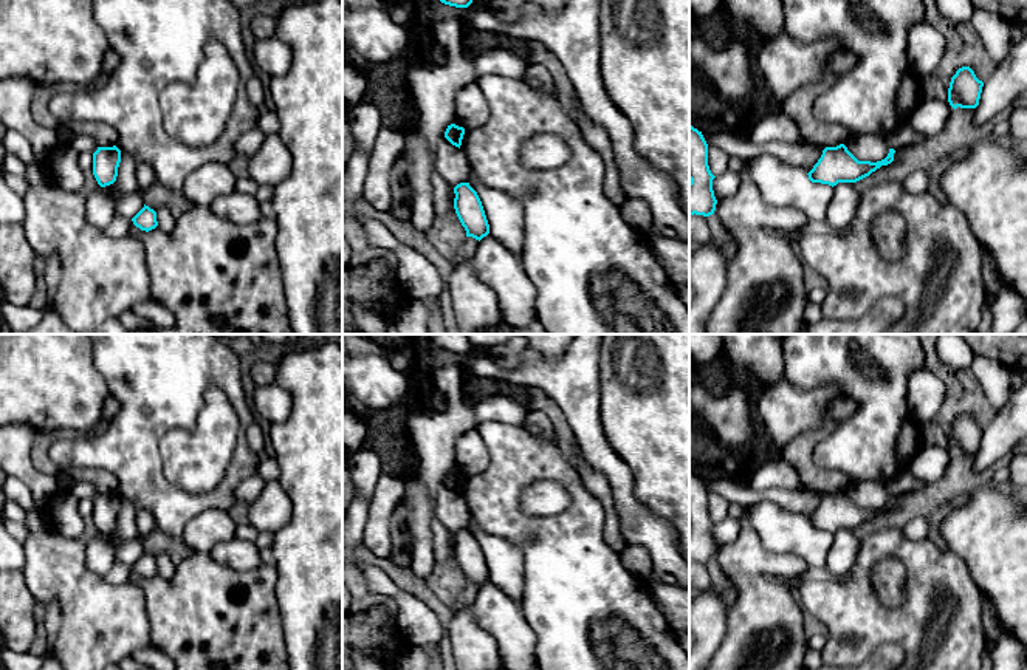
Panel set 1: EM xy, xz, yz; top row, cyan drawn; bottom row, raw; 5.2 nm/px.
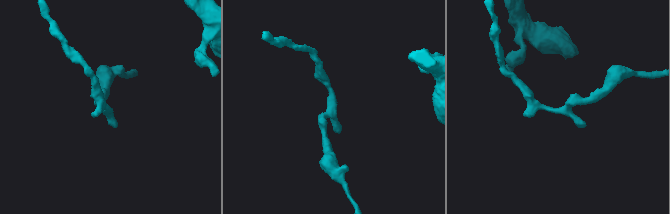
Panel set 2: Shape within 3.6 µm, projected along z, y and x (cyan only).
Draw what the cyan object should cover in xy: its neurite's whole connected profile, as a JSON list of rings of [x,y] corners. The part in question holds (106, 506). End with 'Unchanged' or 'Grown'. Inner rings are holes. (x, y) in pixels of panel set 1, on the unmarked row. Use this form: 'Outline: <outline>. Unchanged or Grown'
Outline: [[[116,492],[98,494],[93,500],[93,521],[101,534],[116,528],[119,509],[121,497]]]. Unchanged

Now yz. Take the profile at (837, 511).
Outline: [[[844,491],[826,494],[821,504],[807,521],[812,529],[829,531],[832,534],[838,529],[857,529],[881,512],[891,511],[894,500],[895,497],[889,495],[884,506],[871,509],[858,508]]]. Unchanged

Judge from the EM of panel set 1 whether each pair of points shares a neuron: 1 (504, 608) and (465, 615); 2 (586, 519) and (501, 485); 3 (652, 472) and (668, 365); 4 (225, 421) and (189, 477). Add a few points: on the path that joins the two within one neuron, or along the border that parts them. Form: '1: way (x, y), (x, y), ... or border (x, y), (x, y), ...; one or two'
1: border (468, 605), (474, 619), (494, 641); two
2: way (561, 525), (527, 525), (511, 509); one
3: way (668, 446), (668, 392); one
4: way (216, 435), (195, 463); one

